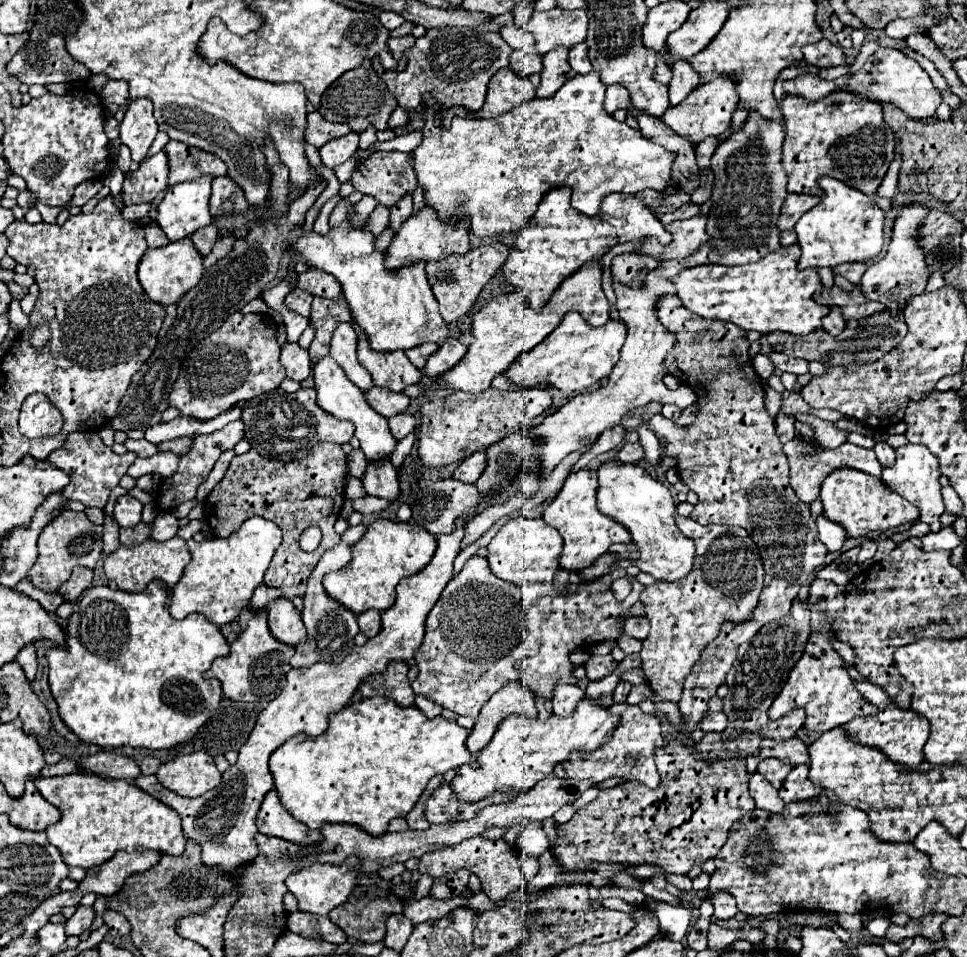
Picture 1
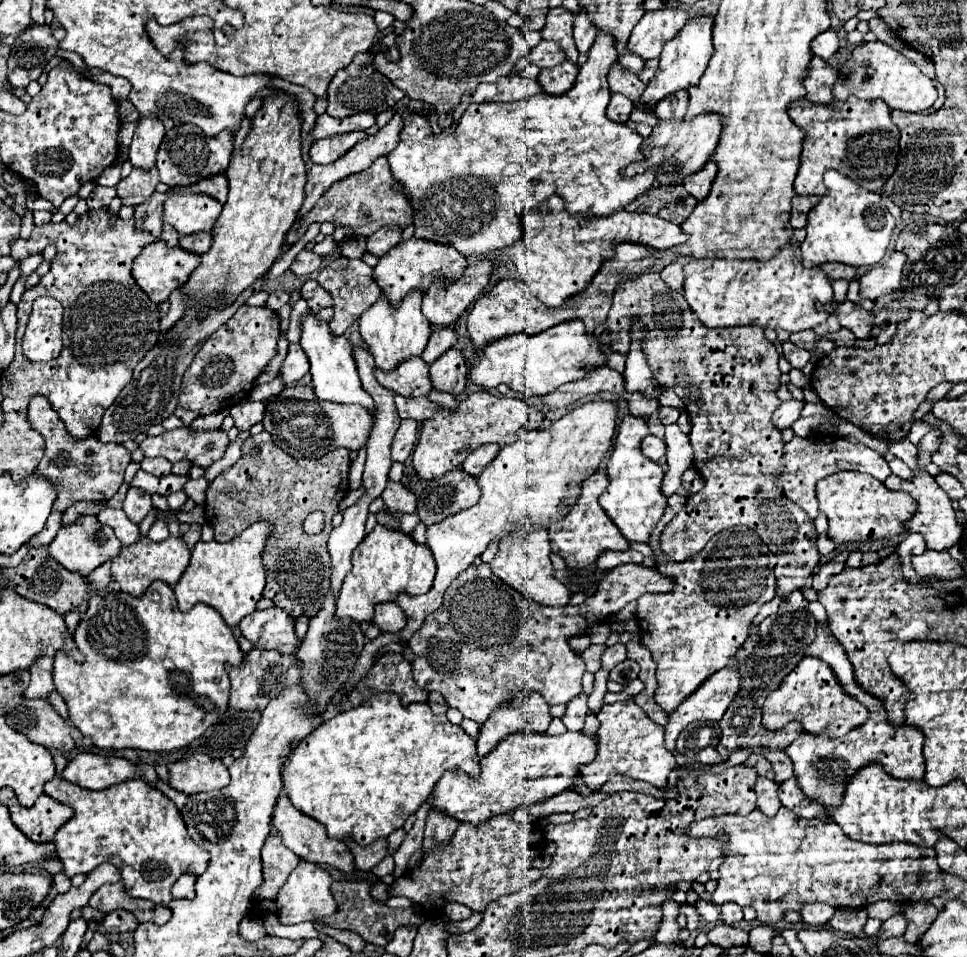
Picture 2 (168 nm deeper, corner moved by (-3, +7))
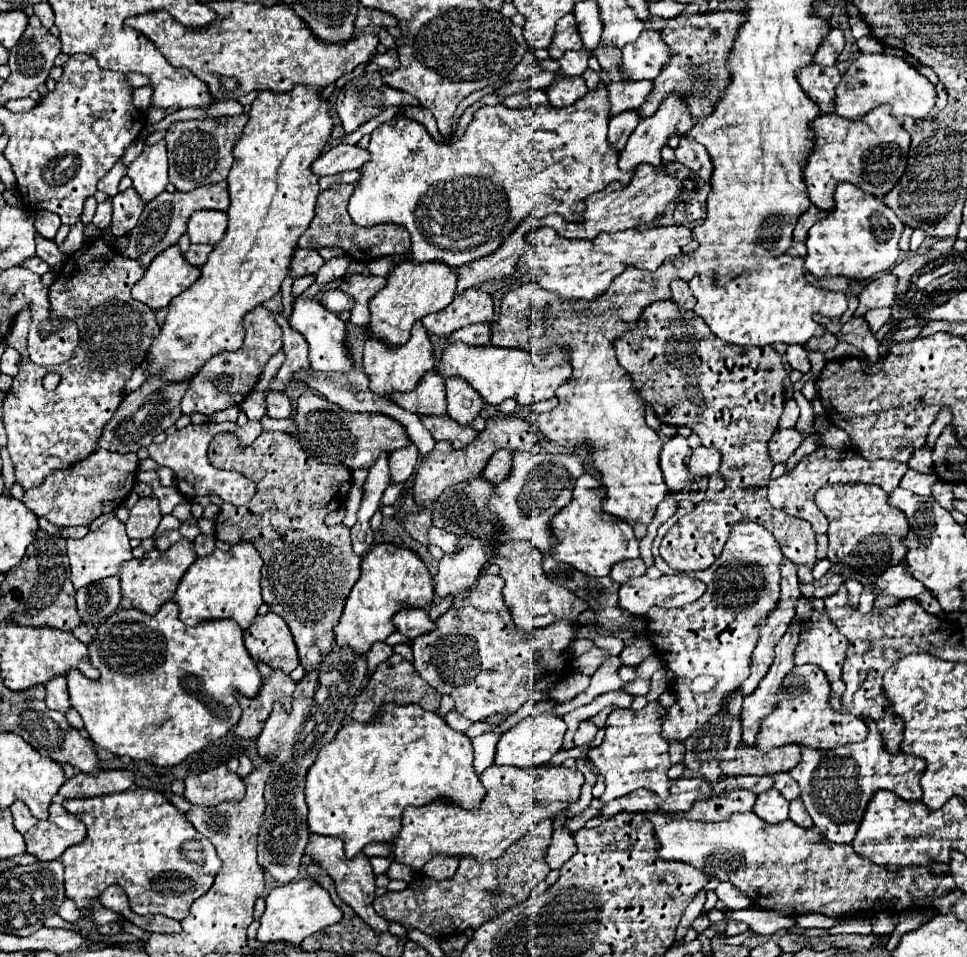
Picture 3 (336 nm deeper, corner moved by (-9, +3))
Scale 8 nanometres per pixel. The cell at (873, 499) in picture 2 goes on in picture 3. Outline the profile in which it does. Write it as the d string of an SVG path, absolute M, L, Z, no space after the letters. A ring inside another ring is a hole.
M831 484L831 486L821 488L817 492L815 500L817 500L817 506L821 508L821 512L829 520L829 530L827 530L829 552L827 552L827 558L833 564L841 562L841 564L847 564L853 568L867 570L867 574L879 574L887 566L895 566L905 558L905 546L901 544L901 540L909 532L907 516L899 508L889 506L889 498L879 486L875 486L875 484Z

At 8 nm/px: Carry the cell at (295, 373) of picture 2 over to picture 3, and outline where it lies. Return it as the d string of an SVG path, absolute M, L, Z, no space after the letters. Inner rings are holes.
M276 314L275 320L282 329L282 348L287 358L281 364L275 378L271 380L269 388L271 392L285 392L287 384L293 382L293 376L297 372L311 368L311 360L309 360L309 348L307 348L305 338L287 324L287 319L282 314Z

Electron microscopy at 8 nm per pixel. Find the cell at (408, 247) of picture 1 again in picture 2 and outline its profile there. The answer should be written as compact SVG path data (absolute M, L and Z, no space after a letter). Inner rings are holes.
M411 238L407 242L397 244L395 248L391 248L379 260L379 264L373 268L373 276L375 276L375 284L379 284L379 288L381 288L383 298L389 300L389 304L393 308L397 308L399 302L403 300L403 296L407 296L411 290L427 292L427 288L435 280L439 280L443 284L451 284L465 272L465 268L467 268L467 258L461 256L455 248Z

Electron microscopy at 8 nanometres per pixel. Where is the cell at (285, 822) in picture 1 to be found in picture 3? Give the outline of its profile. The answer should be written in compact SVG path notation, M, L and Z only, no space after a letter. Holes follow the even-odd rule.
M309 834L309 844L305 848L305 854L333 878L333 882L337 886L337 894L345 904L349 904L375 932L387 932L389 922L373 910L373 898L375 898L377 886L375 886L375 874L371 872L369 858L365 854L359 854L359 856L347 860L341 840L329 838L329 836L319 836L319 834Z

